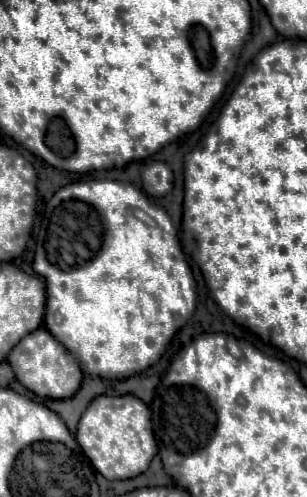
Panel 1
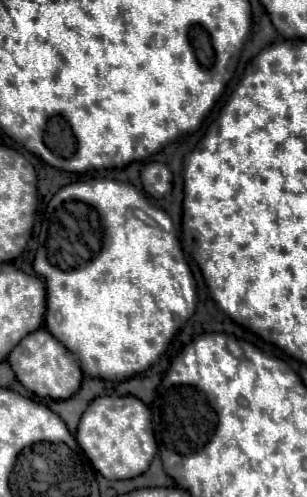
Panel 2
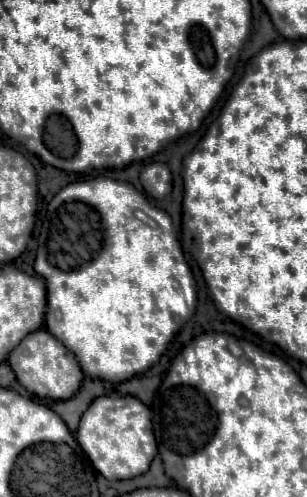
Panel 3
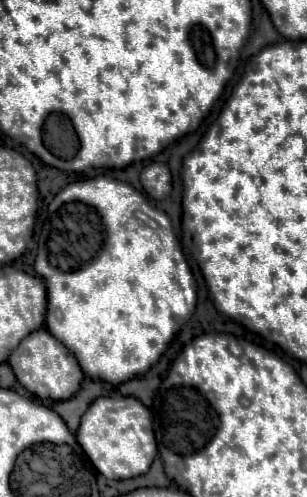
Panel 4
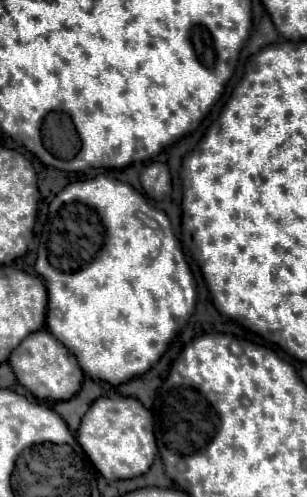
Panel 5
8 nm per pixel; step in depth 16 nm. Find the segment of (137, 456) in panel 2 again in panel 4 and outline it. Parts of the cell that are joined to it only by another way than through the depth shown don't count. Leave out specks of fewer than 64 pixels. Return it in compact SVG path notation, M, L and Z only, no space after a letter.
M132 396L96 398L88 412L82 416L76 440L84 448L96 470L108 480L124 480L144 474L158 452L150 410Z

